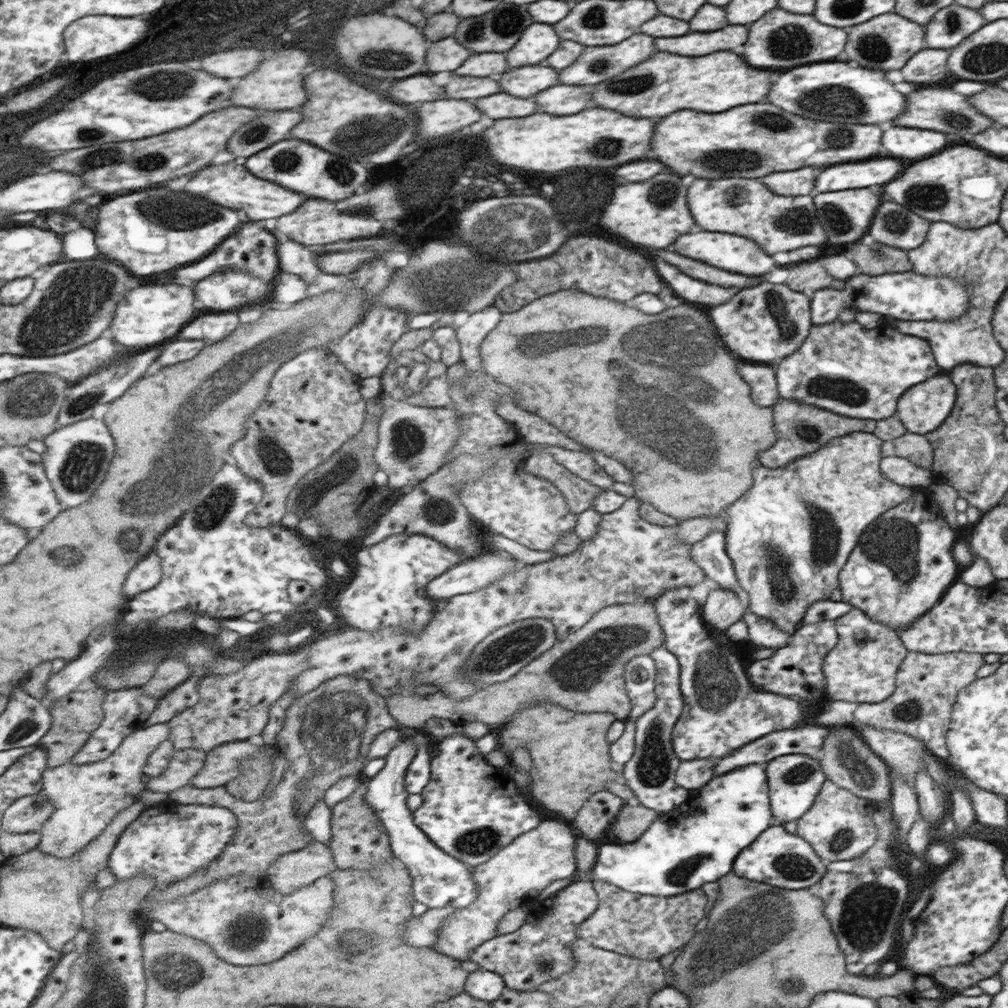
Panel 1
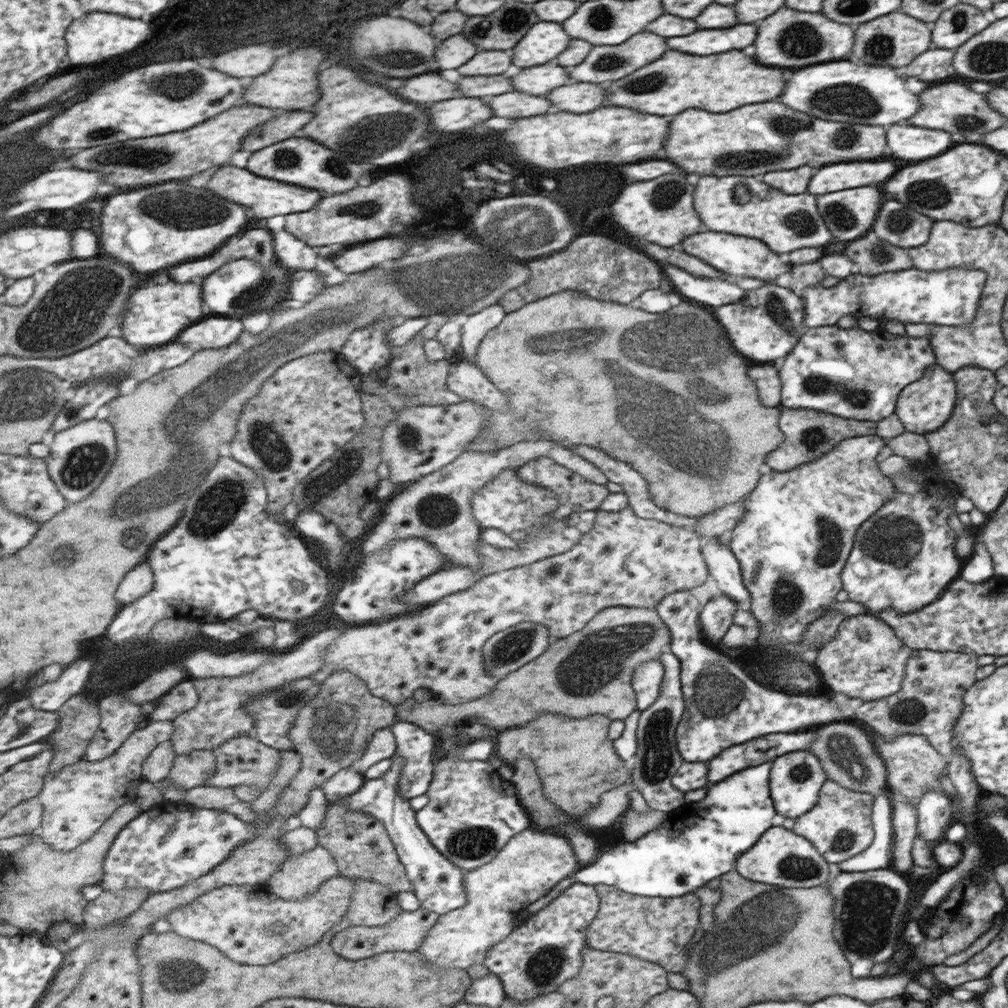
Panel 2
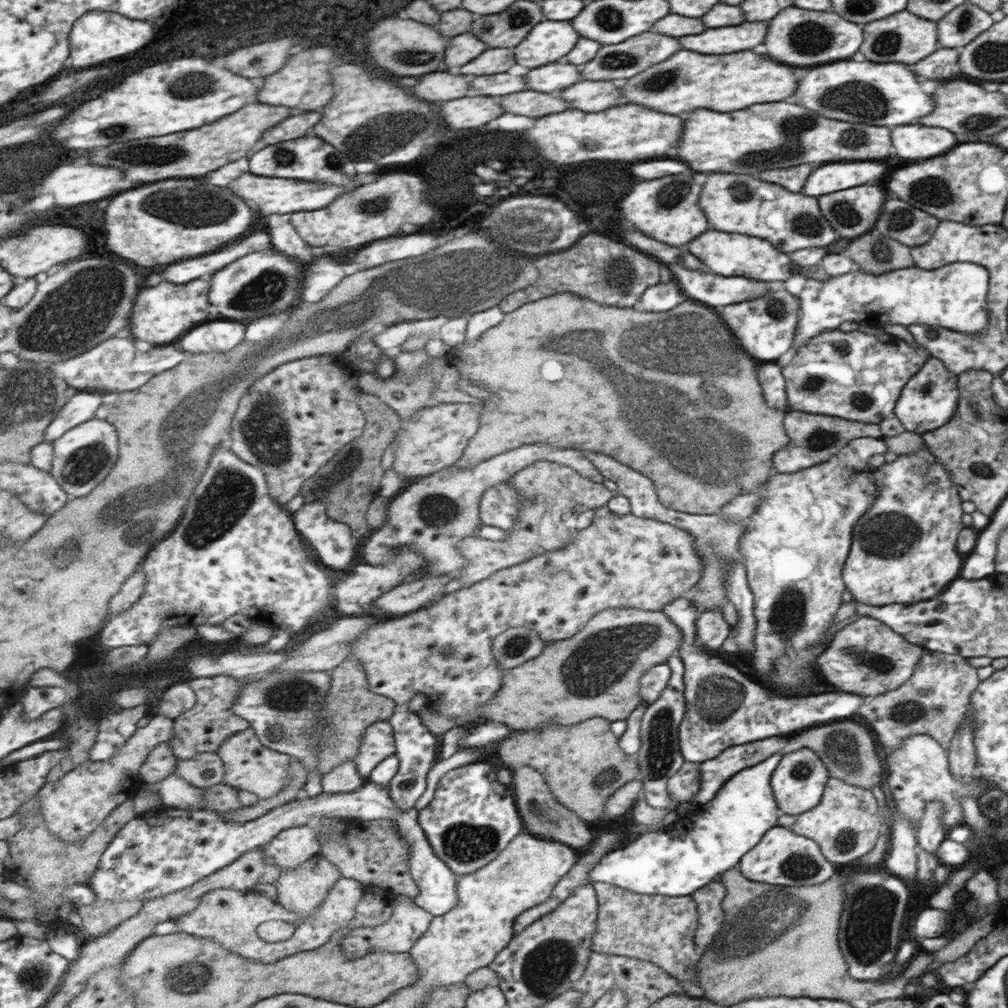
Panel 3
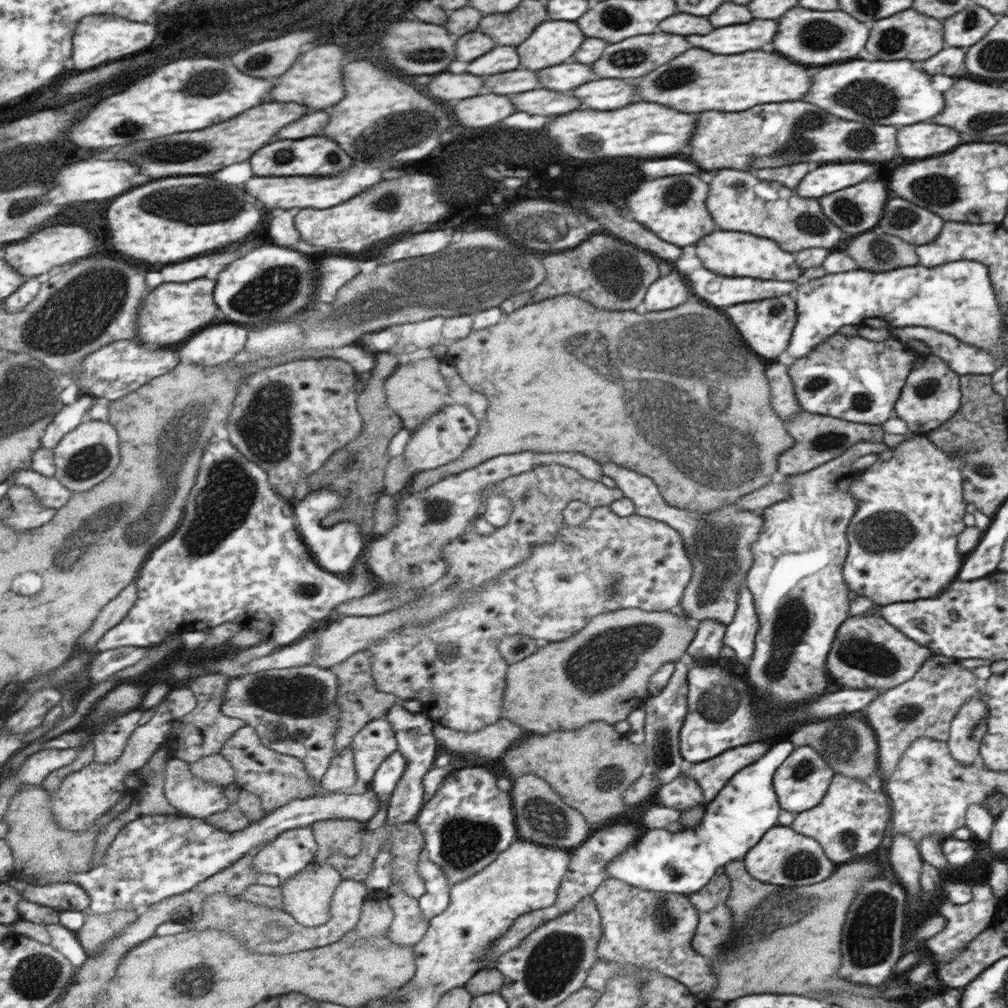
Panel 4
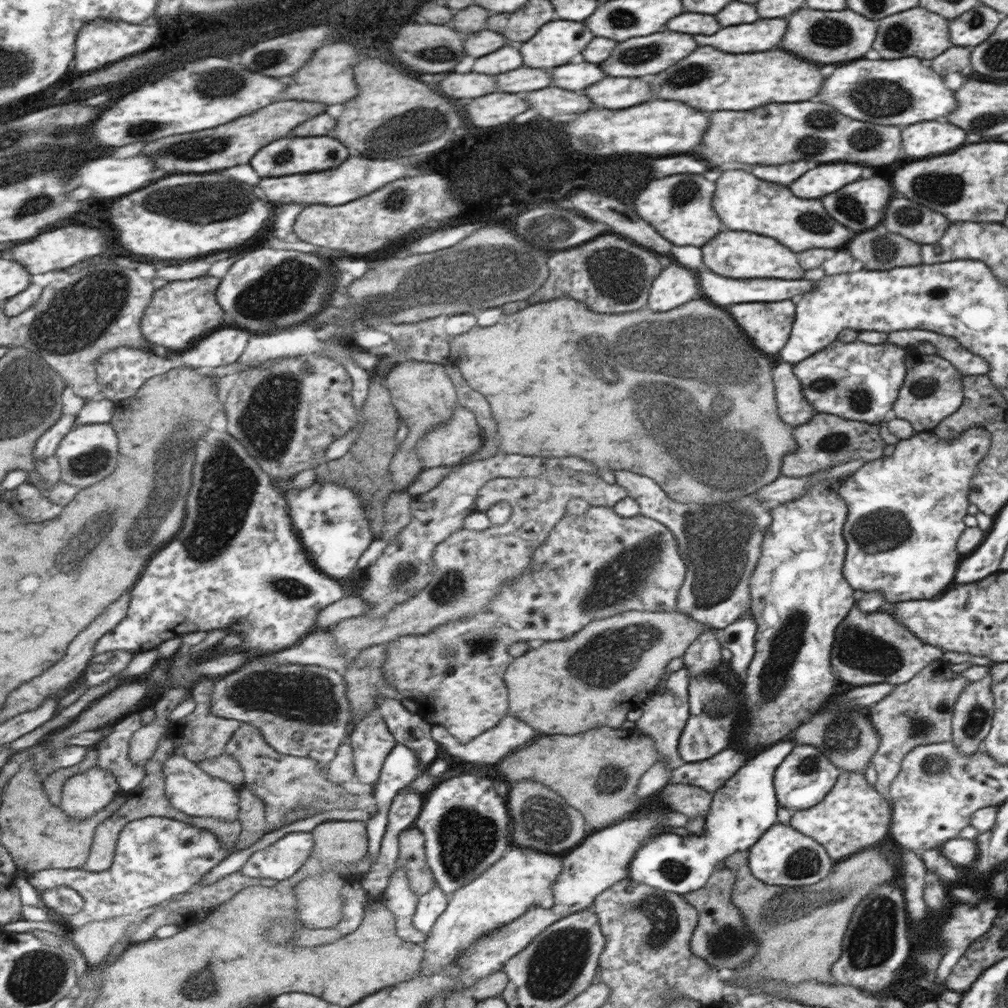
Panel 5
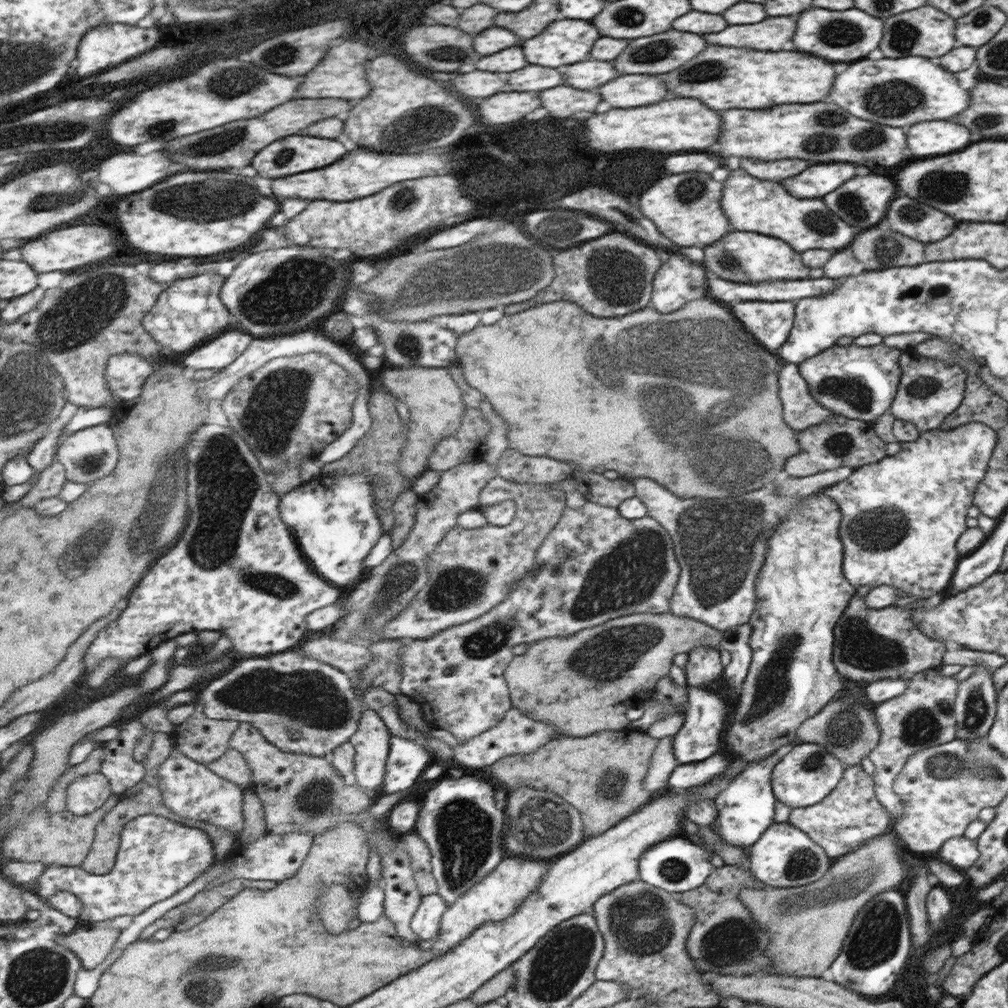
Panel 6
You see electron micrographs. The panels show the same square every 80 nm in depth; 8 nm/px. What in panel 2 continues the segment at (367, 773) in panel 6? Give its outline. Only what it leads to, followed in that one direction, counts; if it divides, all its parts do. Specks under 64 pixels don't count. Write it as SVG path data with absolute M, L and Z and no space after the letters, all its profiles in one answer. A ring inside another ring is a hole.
M391 727L378 730L367 746L365 755L359 760L359 763L355 763L354 769L361 774L365 774L366 770L371 768L371 765L379 764L381 760L393 758L398 752L397 743L397 737Z

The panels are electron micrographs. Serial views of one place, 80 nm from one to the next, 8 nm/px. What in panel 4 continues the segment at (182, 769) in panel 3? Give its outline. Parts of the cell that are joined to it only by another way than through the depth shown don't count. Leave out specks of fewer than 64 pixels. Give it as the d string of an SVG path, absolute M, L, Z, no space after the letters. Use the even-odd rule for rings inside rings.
M222 754L201 757L197 762L190 763L190 771L203 780L215 784L230 785L236 782L236 772L229 760Z

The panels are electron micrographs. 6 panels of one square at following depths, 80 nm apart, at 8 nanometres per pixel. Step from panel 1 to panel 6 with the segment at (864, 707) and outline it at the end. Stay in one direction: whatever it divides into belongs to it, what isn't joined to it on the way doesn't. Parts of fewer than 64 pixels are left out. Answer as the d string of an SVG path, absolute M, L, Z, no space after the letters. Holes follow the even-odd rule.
M931 667L927 671L919 672L914 675L909 682L907 688L897 697L891 697L883 702L876 703L874 710L874 717L879 725L879 732L881 733L878 738L875 749L869 753L868 758L874 766L874 792L877 794L877 799L886 808L887 812L891 813L892 817L902 817L902 800L899 800L897 793L894 792L893 782L894 779L901 773L902 767L905 762L919 750L923 748L933 748L939 744L951 742L956 738L955 727L957 721L954 719L953 706L957 699L958 682L952 677L941 676L938 667Z

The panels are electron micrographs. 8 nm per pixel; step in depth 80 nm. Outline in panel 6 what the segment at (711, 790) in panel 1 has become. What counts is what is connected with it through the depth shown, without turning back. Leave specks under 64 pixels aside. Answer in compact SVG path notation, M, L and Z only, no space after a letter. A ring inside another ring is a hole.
M787 744L773 752L773 756L767 760L759 760L747 764L746 769L739 773L735 780L731 779L723 792L718 792L717 798L713 801L716 809L716 817L709 827L727 845L736 847L750 847L762 832L775 822L775 804L777 798L774 796L771 778L775 764L791 751L792 746ZM684 836L663 839L641 856L641 862L638 864L638 879L669 894L687 892L701 887L709 878L709 870L711 870L709 858L711 858L711 850L689 842Z

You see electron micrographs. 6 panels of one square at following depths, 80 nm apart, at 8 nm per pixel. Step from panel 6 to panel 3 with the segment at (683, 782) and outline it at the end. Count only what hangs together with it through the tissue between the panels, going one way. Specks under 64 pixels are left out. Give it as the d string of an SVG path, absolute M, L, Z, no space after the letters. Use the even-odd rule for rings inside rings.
M774 736L753 743L729 747L715 759L698 763L701 786L691 802L695 805L708 803L714 798L722 784L744 768L755 766L775 753L790 746L793 738Z

